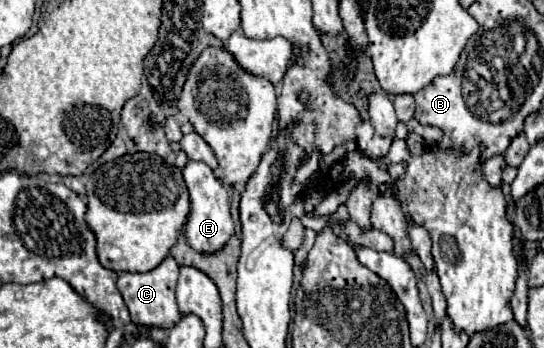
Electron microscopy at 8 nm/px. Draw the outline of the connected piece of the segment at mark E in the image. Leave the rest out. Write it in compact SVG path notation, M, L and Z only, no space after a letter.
M189 161L181 173L187 183L189 197L191 197L191 213L187 217L187 241L193 249L197 249L201 253L215 253L233 235L233 219L229 213L229 195L223 189L221 181L213 175L211 167L205 165L203 161Z

